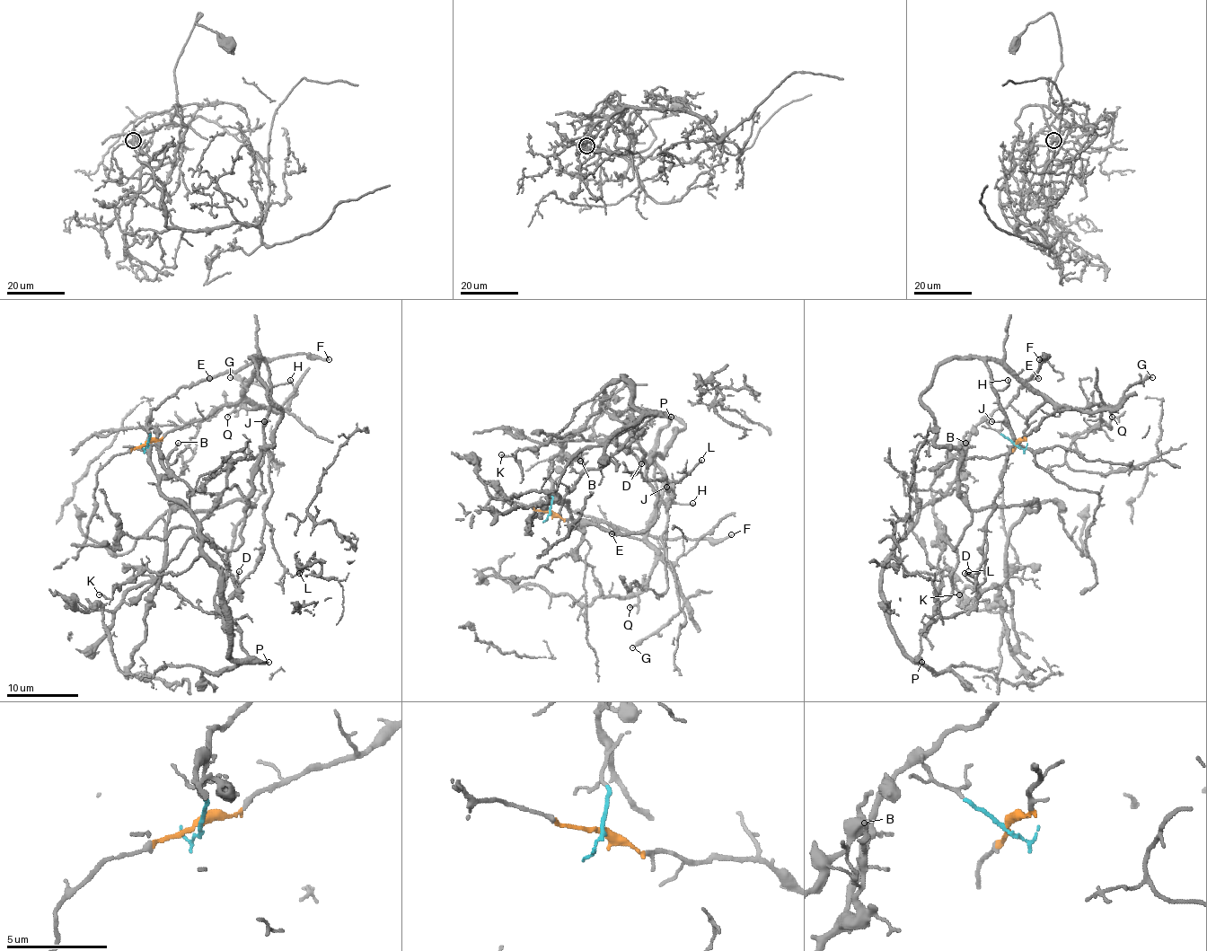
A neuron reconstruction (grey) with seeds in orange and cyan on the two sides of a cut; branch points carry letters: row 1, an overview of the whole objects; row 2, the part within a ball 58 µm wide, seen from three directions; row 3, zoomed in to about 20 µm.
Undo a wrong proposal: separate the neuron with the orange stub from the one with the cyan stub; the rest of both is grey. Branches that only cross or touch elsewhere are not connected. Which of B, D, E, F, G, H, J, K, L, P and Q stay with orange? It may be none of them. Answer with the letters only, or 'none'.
D, G, H, J, L, Q

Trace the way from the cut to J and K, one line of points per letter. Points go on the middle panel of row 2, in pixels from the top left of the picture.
J: (550, 511), (578, 522), (605, 522), (621, 534), (640, 540), (667, 482), (673, 488), (671, 500), (665, 486)
K: (550, 511), (551, 459), (600, 409), (603, 391), (580, 406), (548, 442), (512, 455), (501, 453)

